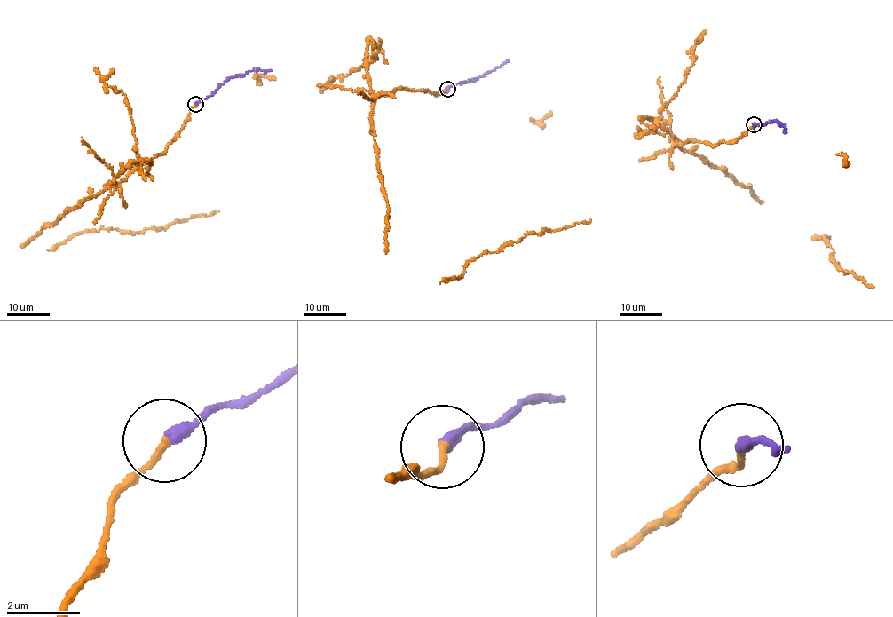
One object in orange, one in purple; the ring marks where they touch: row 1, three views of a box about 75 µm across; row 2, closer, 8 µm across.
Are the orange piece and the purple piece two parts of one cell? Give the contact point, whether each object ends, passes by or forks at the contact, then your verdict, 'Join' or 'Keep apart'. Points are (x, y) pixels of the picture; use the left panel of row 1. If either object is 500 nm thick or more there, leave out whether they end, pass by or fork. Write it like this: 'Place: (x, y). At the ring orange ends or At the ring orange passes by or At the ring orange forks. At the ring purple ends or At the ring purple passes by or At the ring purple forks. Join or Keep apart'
Place: (195, 104). At the ring orange ends. At the ring purple ends. Keep apart

